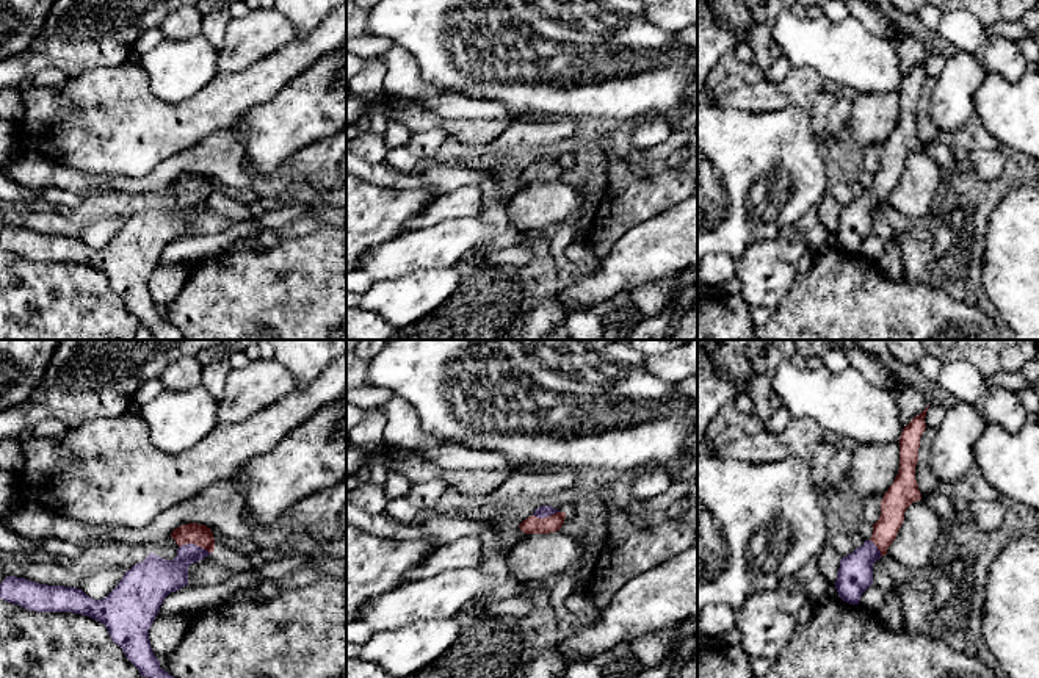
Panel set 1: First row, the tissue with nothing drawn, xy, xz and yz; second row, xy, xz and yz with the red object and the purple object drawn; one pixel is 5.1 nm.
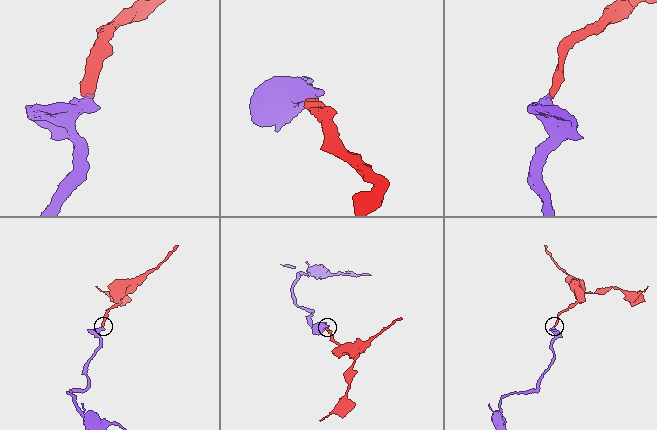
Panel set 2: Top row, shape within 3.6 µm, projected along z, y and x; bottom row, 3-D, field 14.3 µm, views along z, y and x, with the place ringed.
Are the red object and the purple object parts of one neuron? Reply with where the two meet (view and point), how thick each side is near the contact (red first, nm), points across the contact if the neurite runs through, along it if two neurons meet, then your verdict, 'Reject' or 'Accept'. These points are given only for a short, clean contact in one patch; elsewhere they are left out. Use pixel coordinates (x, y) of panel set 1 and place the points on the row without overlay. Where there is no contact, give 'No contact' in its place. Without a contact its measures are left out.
Touches red at xy (195, 193). Thickness 110 nm (red) against 190 nm. Path across: xy (199, 183), (195, 193), (165, 226), (159, 226). Accept

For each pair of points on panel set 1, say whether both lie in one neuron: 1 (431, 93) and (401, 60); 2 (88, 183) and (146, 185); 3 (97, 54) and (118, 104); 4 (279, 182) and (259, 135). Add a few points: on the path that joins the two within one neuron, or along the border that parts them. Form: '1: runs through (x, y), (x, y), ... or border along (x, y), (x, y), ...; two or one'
1: runs through (422, 91), (401, 69); one
2: runs through (102, 182), (132, 183); one
3: border along (127, 58), (118, 66), (97, 66), (69, 77); two
4: border along (304, 147), (271, 173), (256, 173), (243, 163); two

